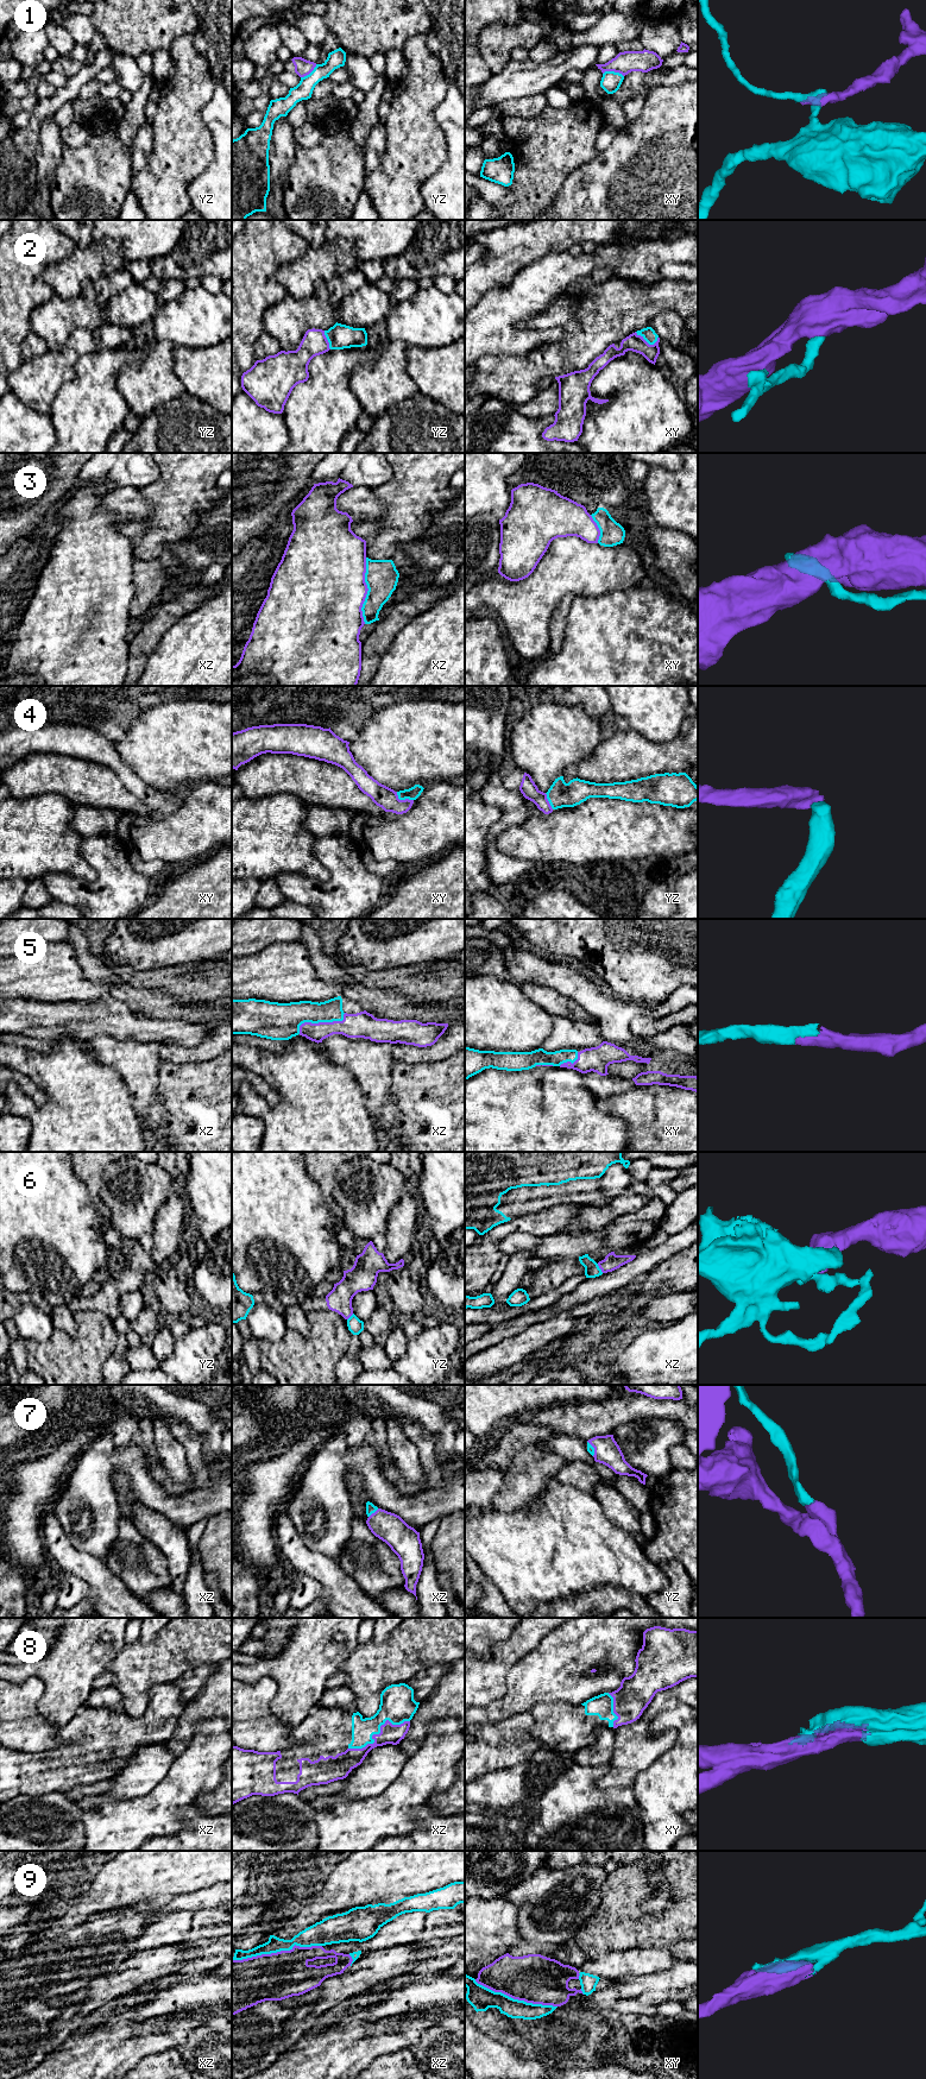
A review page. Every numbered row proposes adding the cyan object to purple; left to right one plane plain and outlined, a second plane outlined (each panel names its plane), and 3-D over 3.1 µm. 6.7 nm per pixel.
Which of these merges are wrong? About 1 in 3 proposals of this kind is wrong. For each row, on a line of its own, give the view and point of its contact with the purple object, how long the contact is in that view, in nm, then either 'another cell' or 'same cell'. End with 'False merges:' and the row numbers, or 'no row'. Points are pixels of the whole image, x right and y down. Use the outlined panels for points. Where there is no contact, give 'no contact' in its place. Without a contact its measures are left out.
1: xy (613, 70) | 150 nm | another cell
2: xy (646, 341) | 170 nm | same cell
3: xz (367, 590) | 440 nm | another cell
4: xy (403, 800) | 130 nm | same cell
5: xz (320, 1022) | 340 nm | same cell
6: xz (599, 1267) | 80 nm | another cell
7: xz (375, 1512) | 90 nm | same cell
8: xz (377, 1734) | 460 nm | same cell
9: xz (277, 1952) | 600 nm | same cell
False merges: 1, 3, 6

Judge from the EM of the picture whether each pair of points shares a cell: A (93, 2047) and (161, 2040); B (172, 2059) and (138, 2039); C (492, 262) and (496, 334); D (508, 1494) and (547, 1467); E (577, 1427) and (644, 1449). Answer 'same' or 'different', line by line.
A: same
B: different
C: different
D: same
E: different

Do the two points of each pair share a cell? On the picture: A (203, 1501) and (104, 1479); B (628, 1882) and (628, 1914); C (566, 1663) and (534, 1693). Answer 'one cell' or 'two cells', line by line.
A: two cells
B: one cell
C: one cell

